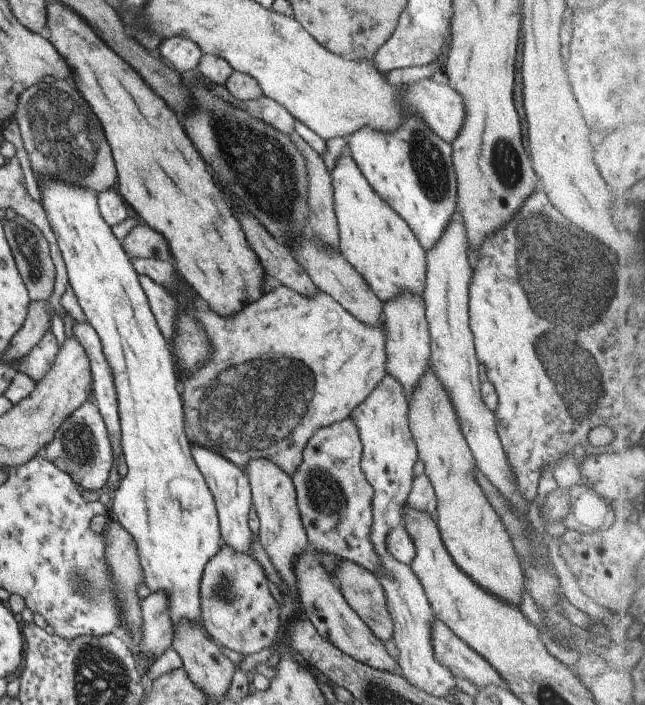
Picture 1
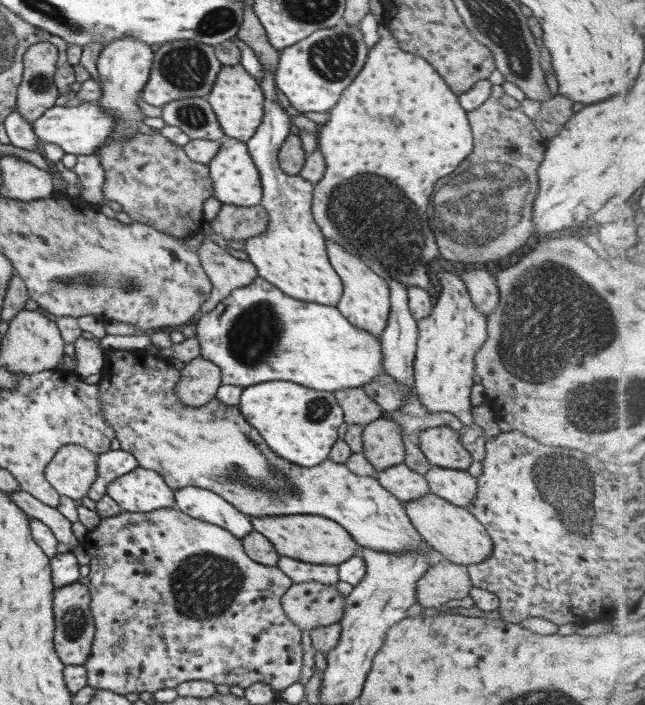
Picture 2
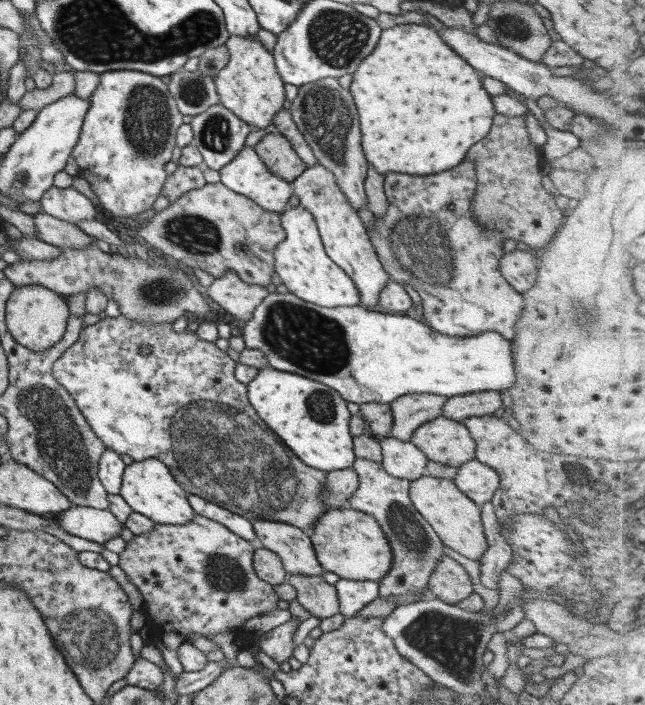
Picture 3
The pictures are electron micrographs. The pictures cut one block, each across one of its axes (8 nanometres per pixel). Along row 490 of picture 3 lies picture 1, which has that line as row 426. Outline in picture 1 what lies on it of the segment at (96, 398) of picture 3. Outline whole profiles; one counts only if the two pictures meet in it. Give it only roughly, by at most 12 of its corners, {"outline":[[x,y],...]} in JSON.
{"outline":[[275,282],[179,390],[186,438],[291,476],[386,374],[385,328]]}

